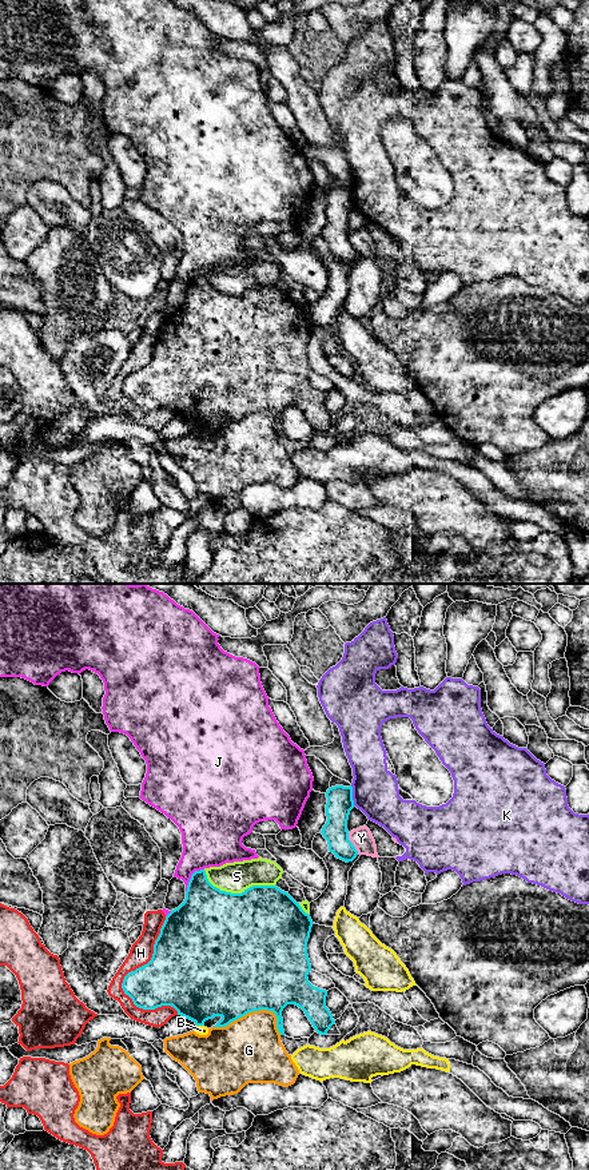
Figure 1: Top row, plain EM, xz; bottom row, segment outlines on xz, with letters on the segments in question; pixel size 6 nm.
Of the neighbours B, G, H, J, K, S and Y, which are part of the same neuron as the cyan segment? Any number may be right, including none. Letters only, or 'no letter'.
no letter

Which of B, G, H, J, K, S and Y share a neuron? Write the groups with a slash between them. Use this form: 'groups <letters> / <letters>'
groups B / G / H / J / K / S / Y

